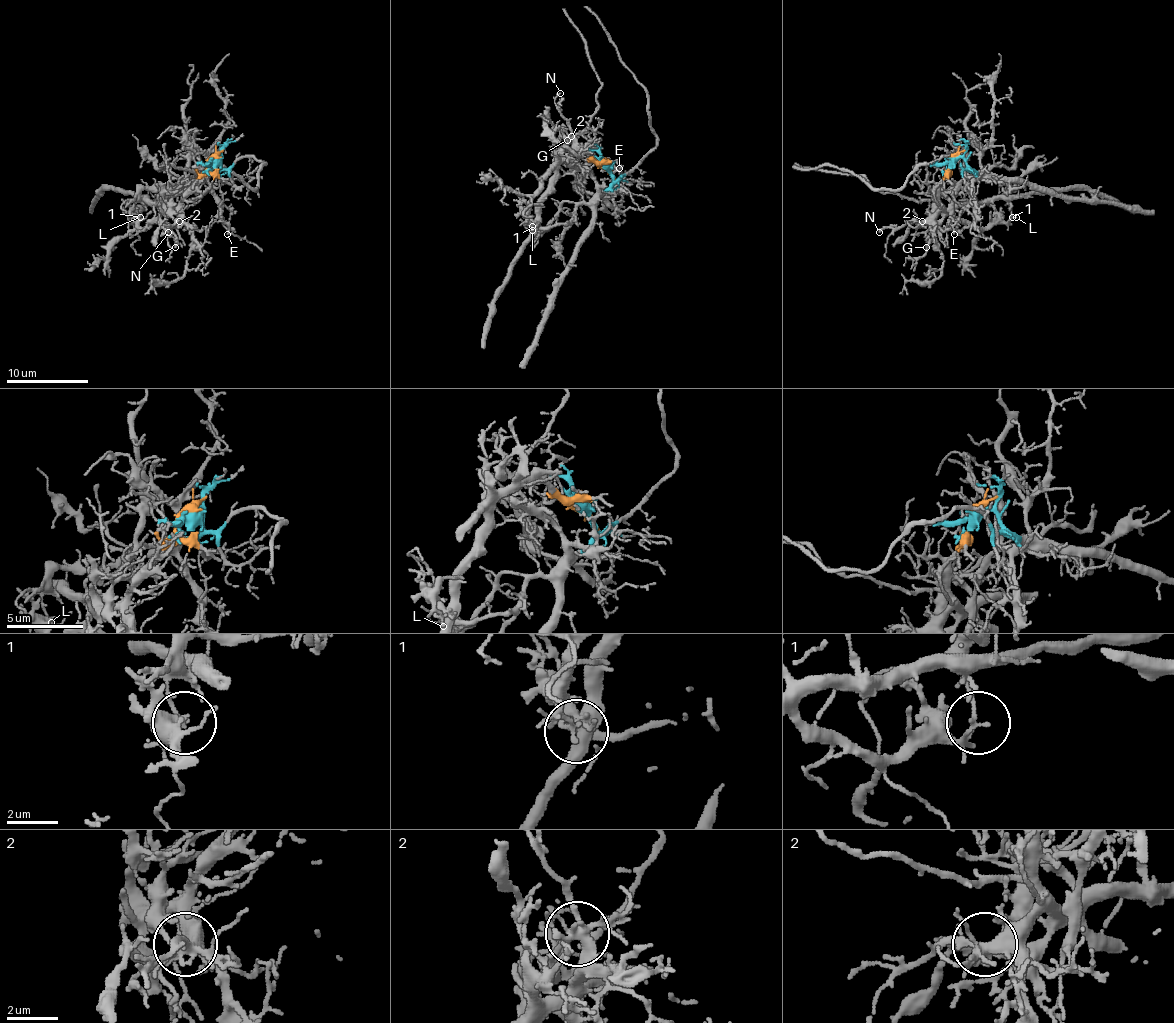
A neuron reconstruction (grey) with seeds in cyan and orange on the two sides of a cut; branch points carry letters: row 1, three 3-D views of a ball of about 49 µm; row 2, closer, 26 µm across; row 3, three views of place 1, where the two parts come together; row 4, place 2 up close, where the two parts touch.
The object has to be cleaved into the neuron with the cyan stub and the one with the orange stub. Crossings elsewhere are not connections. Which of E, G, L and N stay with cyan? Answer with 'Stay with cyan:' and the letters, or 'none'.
Stay with cyan: E

